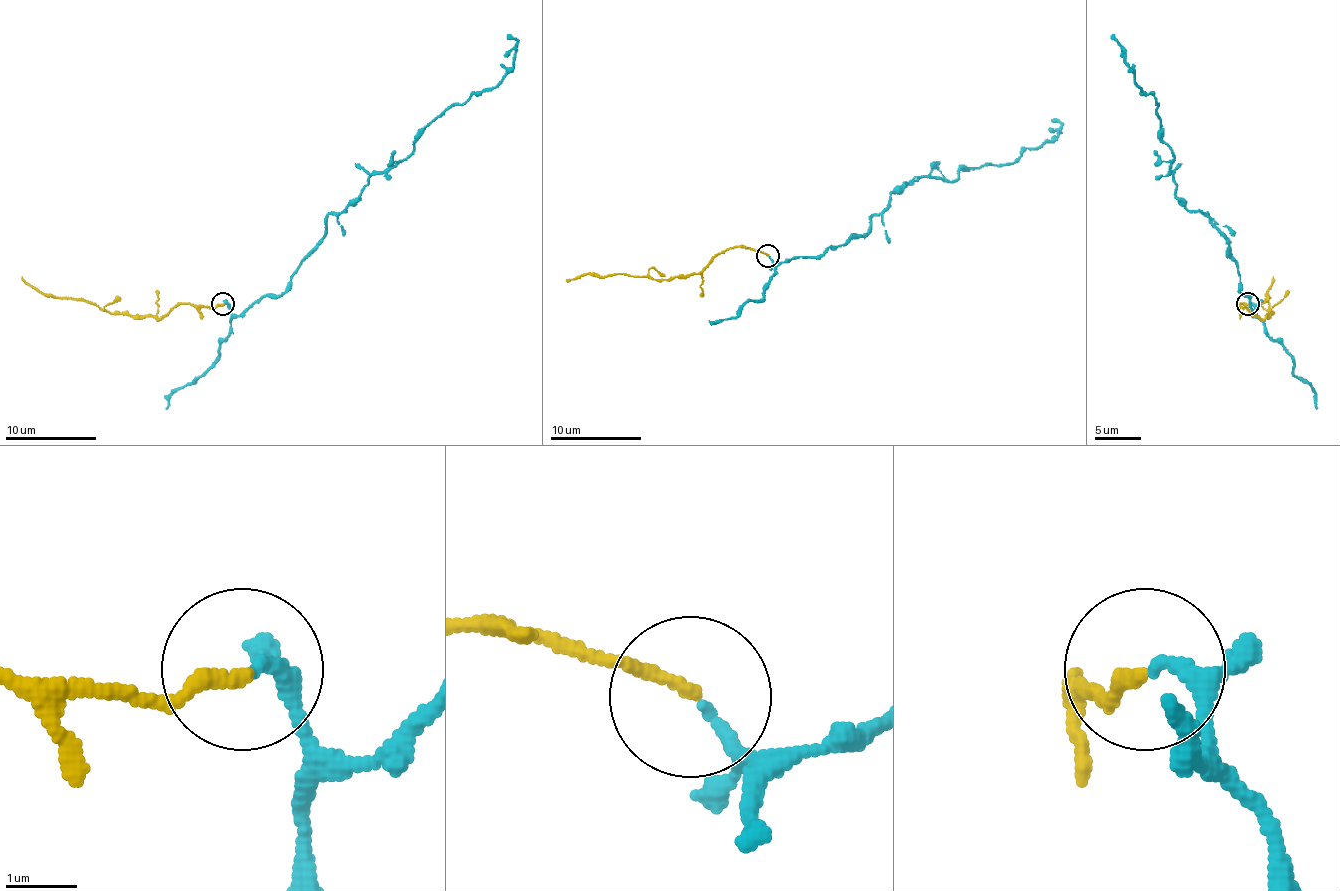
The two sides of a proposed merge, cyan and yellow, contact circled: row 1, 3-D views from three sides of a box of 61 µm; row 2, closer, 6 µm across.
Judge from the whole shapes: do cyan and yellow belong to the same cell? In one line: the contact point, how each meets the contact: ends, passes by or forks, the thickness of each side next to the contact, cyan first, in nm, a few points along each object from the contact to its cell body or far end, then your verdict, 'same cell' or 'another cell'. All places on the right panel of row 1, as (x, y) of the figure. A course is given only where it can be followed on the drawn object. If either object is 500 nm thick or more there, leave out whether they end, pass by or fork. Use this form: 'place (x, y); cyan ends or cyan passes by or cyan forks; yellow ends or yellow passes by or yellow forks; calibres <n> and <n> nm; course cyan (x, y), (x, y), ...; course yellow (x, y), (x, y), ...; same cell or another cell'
place (1248, 304); cyan passes by; yellow ends; calibres 130 and 190 nm; course cyan (1249, 303), (1231, 246), (1211, 219), (1185, 207), (1156, 100), (1112, 34); course yellow (1247, 303), (1243, 308), (1238, 303), (1263, 319), (1272, 312), (1265, 299), (1272, 276); same cell

